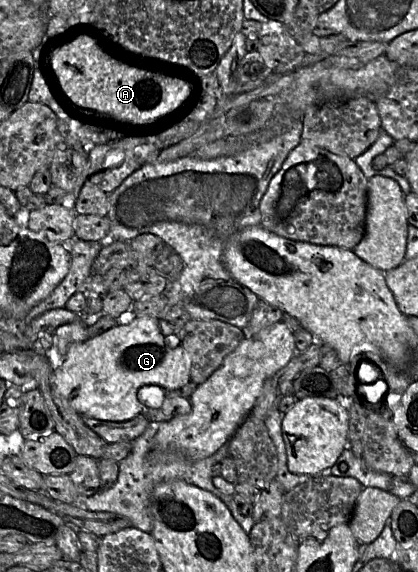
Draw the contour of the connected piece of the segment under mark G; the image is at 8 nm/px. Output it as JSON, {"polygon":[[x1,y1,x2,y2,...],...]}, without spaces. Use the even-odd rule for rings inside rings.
{"polygon":[[151,316,136,317,131,322,107,330,101,335,78,342,69,348,58,366,53,370,56,392,67,399,72,408,83,417,105,421,126,421,138,415,147,415,148,410,159,408,163,395,180,389,190,380,191,361,176,335,165,338,159,330,159,320],[150,389,159,391,161,397,153,402]]}

